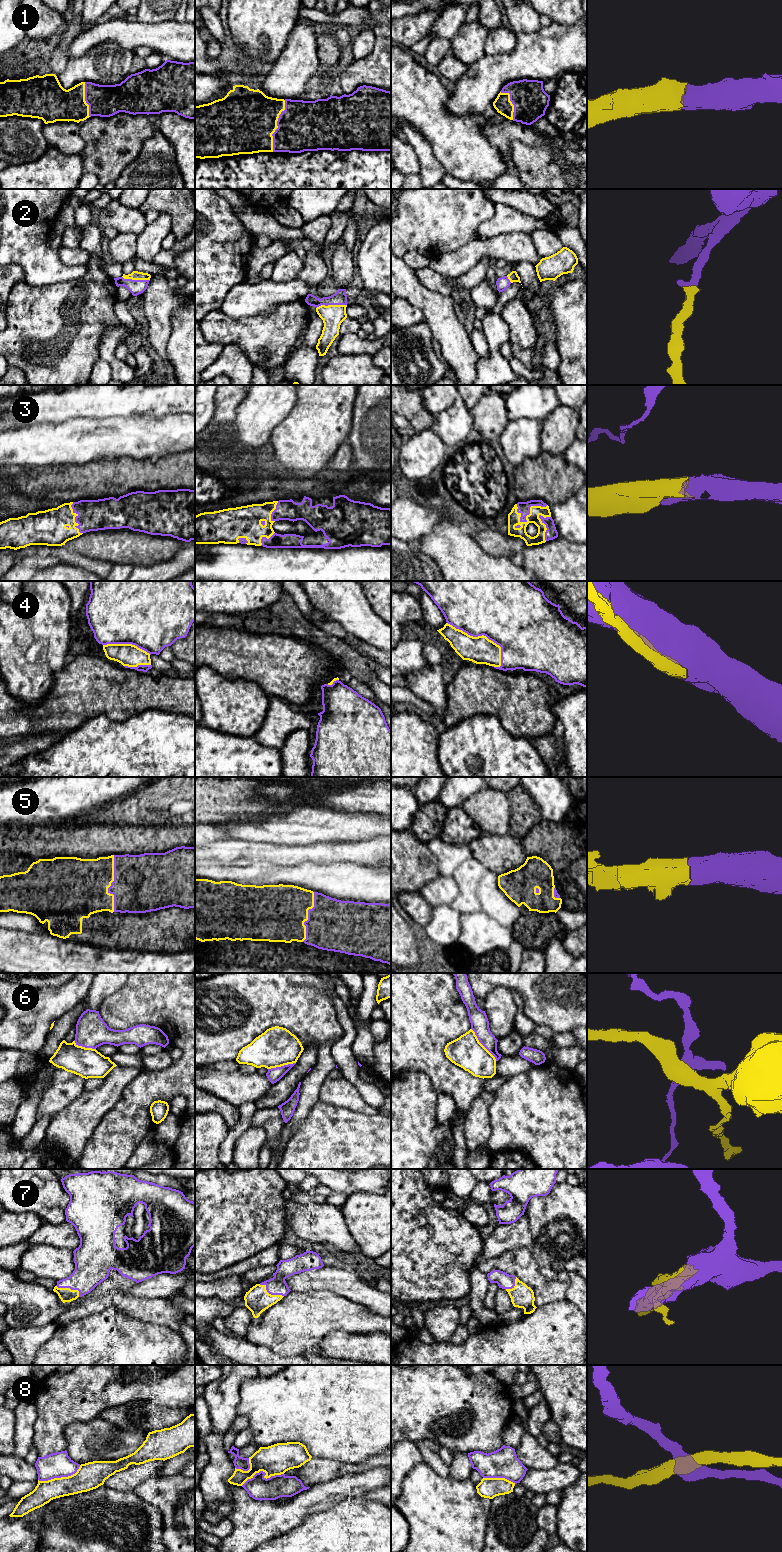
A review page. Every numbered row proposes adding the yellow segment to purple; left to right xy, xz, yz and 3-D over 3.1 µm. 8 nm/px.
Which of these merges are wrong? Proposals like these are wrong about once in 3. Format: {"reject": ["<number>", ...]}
{"reject": ["6", "8"]}

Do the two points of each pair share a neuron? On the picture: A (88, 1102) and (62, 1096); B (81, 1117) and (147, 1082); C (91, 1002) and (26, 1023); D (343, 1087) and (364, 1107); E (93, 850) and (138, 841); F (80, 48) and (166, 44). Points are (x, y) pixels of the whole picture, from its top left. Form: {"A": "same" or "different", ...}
{"A": "different", "B": "different", "C": "different", "D": "same", "E": "same", "F": "same"}

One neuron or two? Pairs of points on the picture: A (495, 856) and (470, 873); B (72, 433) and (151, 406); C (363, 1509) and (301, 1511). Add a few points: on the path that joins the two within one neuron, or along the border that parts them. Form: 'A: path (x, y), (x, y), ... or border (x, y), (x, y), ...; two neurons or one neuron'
A: border (472, 855), (488, 869); two neurons
B: border (144, 414), (116, 417); two neurons
C: border (346, 1499), (324, 1510), (313, 1512), (304, 1520); two neurons

